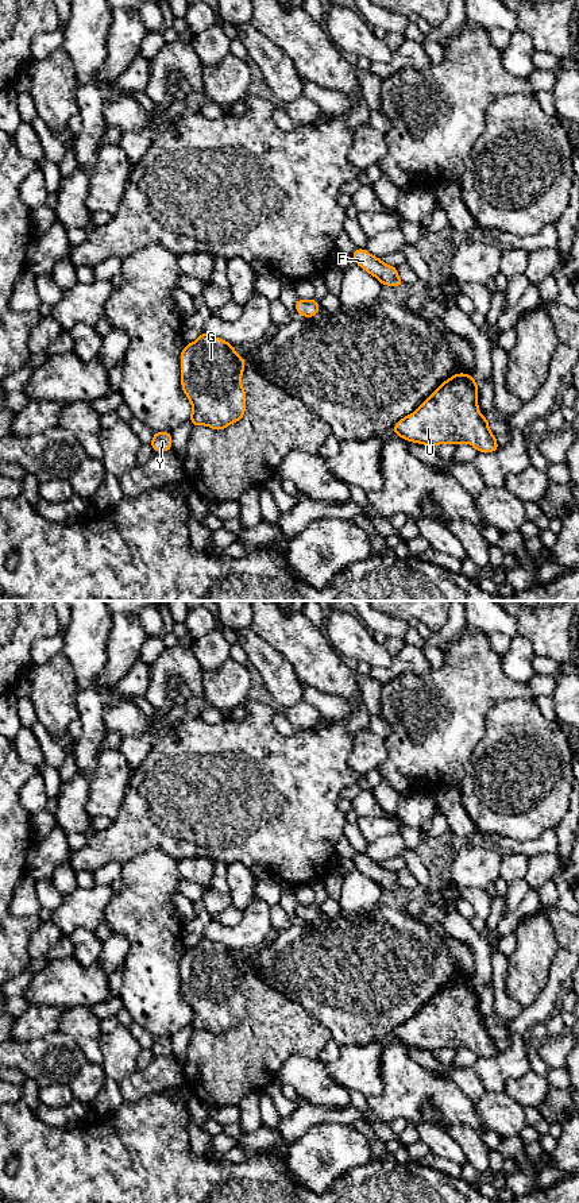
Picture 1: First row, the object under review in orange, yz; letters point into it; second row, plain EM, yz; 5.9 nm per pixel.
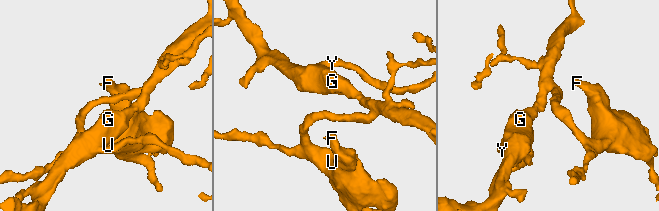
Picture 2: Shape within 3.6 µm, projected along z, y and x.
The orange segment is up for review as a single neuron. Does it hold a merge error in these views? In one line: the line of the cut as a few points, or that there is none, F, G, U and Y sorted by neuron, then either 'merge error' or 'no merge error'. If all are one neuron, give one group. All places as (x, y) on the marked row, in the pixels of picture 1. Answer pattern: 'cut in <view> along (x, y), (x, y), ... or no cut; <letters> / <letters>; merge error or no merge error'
no cut; F G U Y; no merge error

